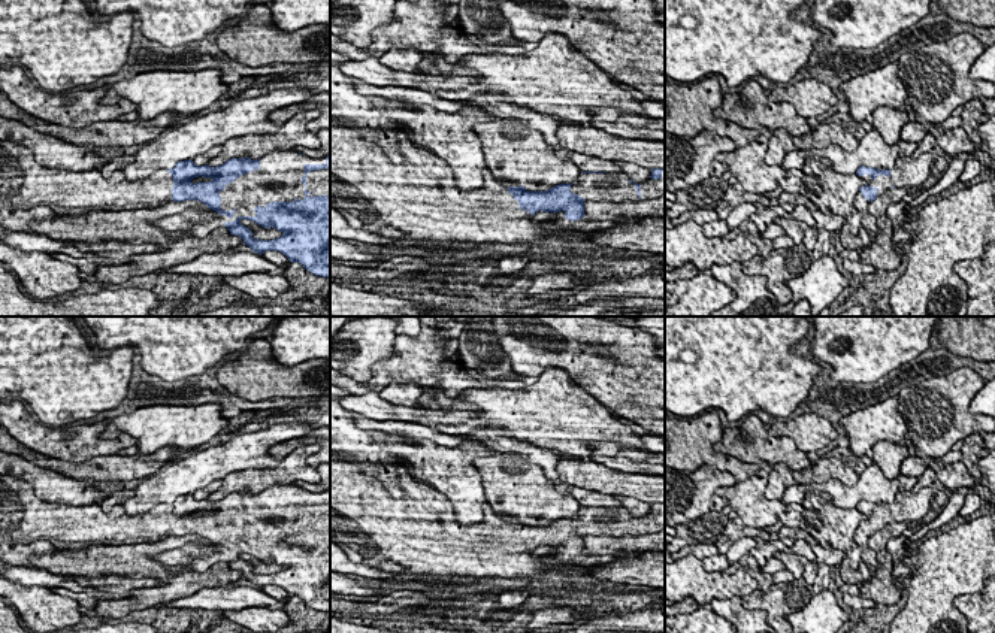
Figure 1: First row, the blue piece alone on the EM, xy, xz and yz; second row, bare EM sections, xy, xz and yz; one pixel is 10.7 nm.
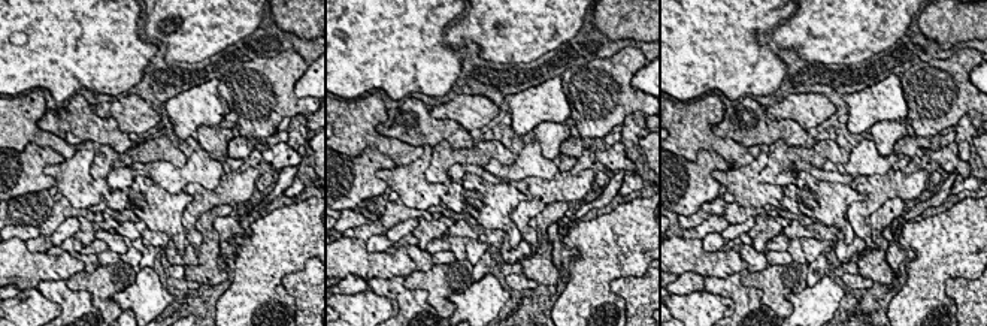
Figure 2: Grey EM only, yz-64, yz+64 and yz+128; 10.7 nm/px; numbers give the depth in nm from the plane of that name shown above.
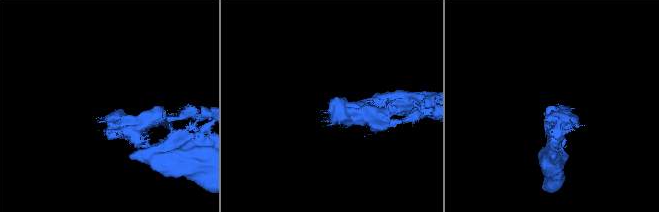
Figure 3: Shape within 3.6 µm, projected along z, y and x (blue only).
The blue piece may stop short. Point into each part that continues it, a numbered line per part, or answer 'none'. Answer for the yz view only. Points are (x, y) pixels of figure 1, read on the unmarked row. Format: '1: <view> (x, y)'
1: yz (907, 506)

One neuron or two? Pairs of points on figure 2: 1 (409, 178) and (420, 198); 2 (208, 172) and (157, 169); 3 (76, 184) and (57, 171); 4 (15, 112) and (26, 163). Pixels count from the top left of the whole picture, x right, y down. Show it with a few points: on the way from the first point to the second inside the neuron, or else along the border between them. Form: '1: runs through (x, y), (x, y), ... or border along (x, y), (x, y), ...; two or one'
1: runs through (409, 183), (417, 193); one
2: runs through (196, 172), (169, 172); one
3: runs through (72, 180), (61, 172); one
4: border along (26, 145), (23, 150), (15, 151); two

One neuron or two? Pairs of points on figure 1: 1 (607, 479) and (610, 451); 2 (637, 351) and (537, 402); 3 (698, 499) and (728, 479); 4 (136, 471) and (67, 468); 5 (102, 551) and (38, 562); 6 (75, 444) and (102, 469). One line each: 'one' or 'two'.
1: two
2: two
3: one
4: one
5: one
6: two

